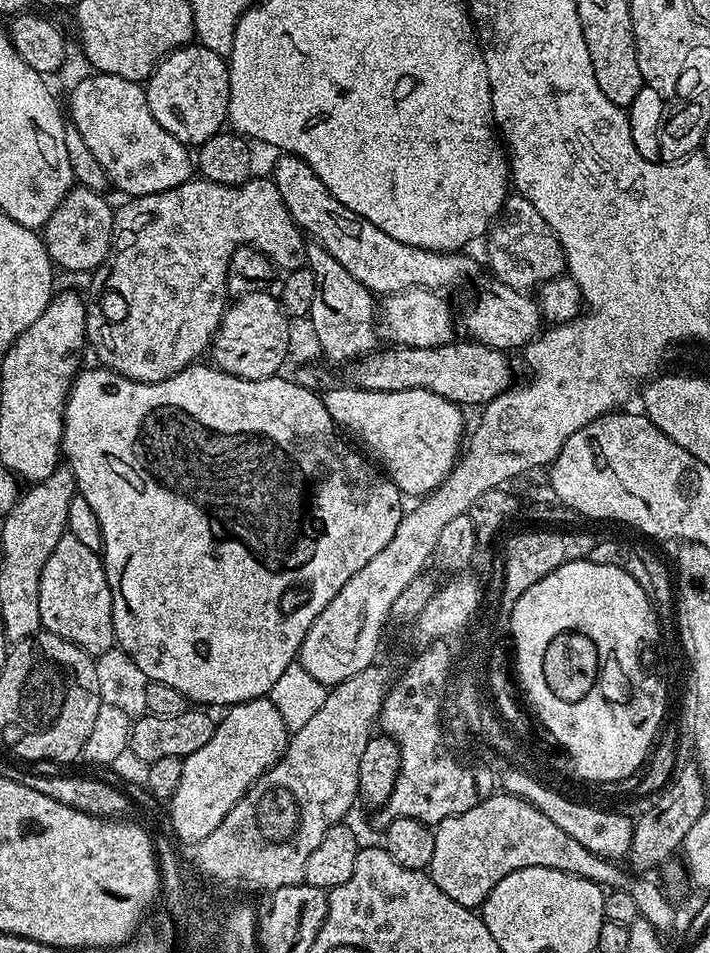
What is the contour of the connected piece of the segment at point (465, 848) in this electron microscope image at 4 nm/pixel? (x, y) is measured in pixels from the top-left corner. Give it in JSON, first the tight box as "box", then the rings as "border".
{"box":[430,794,676,934],"border":[[[499,794],[477,799],[473,808],[466,814],[446,818],[435,825],[434,858],[430,865],[430,875],[438,890],[458,902],[458,906],[476,910],[483,905],[485,898],[514,870],[526,870],[530,866],[546,866],[550,870],[562,870],[578,878],[586,878],[605,890],[617,888],[626,890],[634,897],[640,911],[639,917],[662,934],[676,924],[676,908],[659,883],[647,880],[647,875],[623,872],[619,863],[606,860],[603,856],[586,850],[575,838],[570,838],[542,810],[517,796]]]}

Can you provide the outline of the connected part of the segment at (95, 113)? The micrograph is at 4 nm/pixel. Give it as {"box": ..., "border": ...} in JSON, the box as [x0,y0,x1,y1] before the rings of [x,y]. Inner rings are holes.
{"box":[70,74,194,198],"border":[[[103,74],[91,75],[85,80],[78,81],[76,89],[72,92],[70,121],[78,126],[83,141],[90,148],[94,158],[101,163],[111,187],[114,186],[118,191],[125,192],[125,197],[135,198],[165,192],[193,179],[194,156],[189,145],[174,138],[174,134],[167,132],[158,122],[158,118],[150,114],[147,91],[135,80]]]}

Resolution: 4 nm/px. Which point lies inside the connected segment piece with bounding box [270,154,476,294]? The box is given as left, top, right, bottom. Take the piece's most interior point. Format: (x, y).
(384, 265)

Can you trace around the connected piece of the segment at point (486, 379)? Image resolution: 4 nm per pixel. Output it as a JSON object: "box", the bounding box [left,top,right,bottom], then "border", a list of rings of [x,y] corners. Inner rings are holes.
{"box":[347,338,513,406],"border":[[[471,338],[463,339],[437,348],[381,347],[375,352],[368,353],[367,356],[351,361],[347,369],[348,376],[352,379],[349,381],[355,387],[375,392],[425,388],[461,406],[489,404],[506,389],[513,387],[512,364],[508,361],[509,357],[499,348],[478,344]]]}

